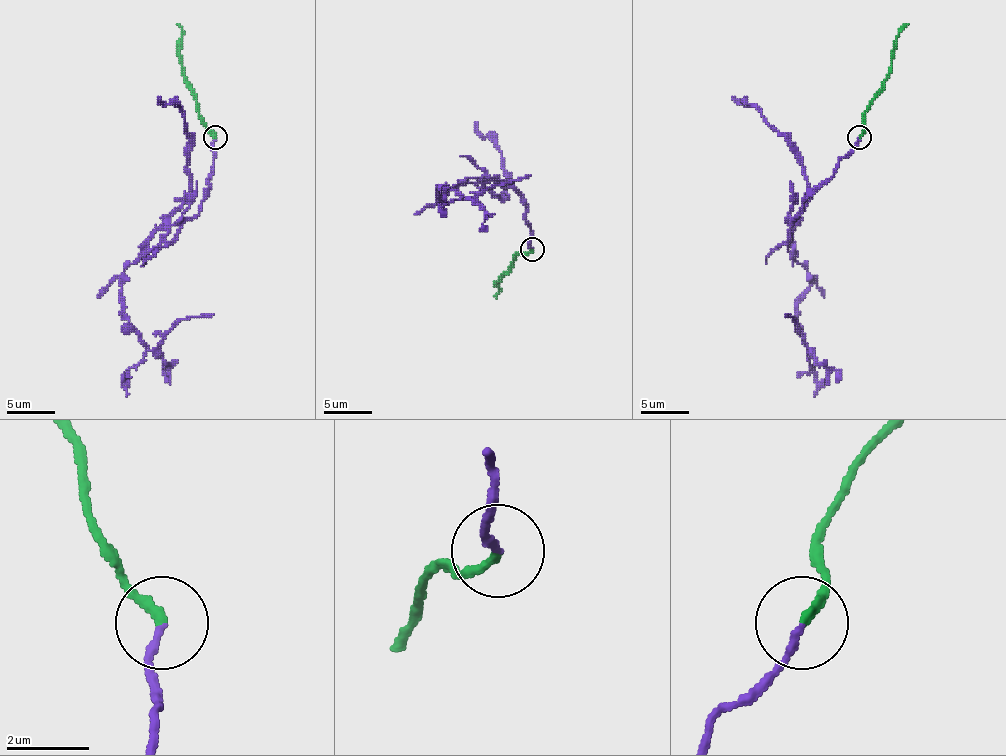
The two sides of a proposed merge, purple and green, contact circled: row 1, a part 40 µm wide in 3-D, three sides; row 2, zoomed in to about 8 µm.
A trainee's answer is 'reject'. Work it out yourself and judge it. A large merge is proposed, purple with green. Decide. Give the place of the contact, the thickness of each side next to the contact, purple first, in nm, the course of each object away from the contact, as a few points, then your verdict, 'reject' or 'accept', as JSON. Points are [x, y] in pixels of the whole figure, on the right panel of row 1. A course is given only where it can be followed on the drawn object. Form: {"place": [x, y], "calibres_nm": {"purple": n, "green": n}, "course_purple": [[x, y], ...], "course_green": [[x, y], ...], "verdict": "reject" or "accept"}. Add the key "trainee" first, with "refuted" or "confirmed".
{"trainee": "confirmed", "place": [859, 137], "calibres_nm": {"purple": 180, "green": 240}, "course_purple": [[860, 138], [790, 222], [795, 258], [807, 270], [795, 326], [807, 350], [785, 314]], "course_green": [[860, 138], [865, 111], [889, 72], [894, 41], [908, 24]], "verdict": "reject"}

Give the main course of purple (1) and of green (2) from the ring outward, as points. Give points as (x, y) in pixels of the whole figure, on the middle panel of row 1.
1: (533, 250), (525, 199), (513, 187), (492, 180), (453, 185), (438, 199), (446, 185), (467, 197), (530, 175)
2: (533, 250), (516, 255), (513, 264), (496, 284), (496, 298)

